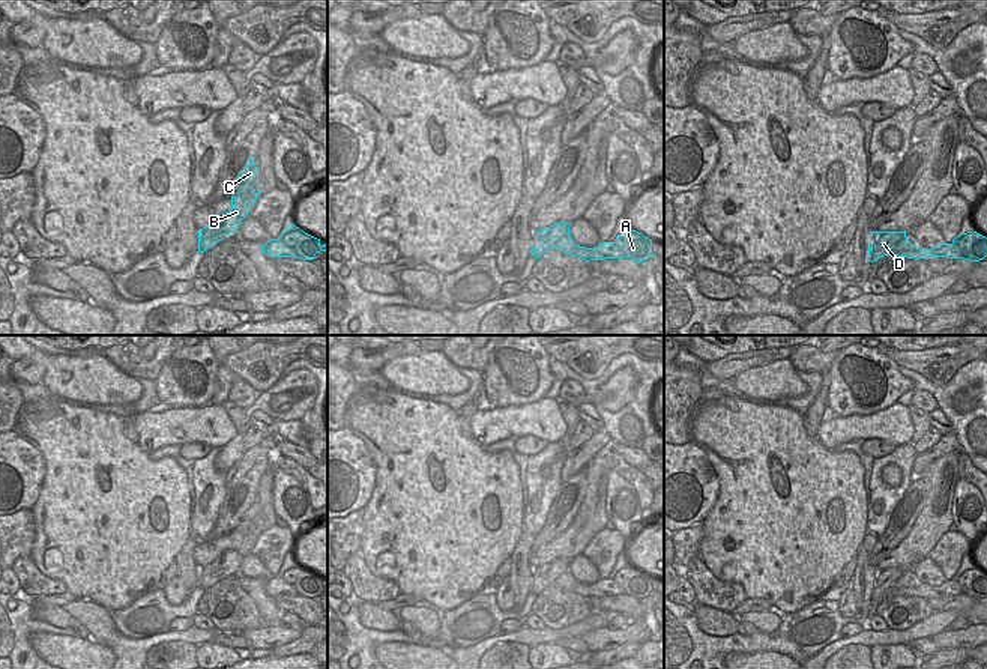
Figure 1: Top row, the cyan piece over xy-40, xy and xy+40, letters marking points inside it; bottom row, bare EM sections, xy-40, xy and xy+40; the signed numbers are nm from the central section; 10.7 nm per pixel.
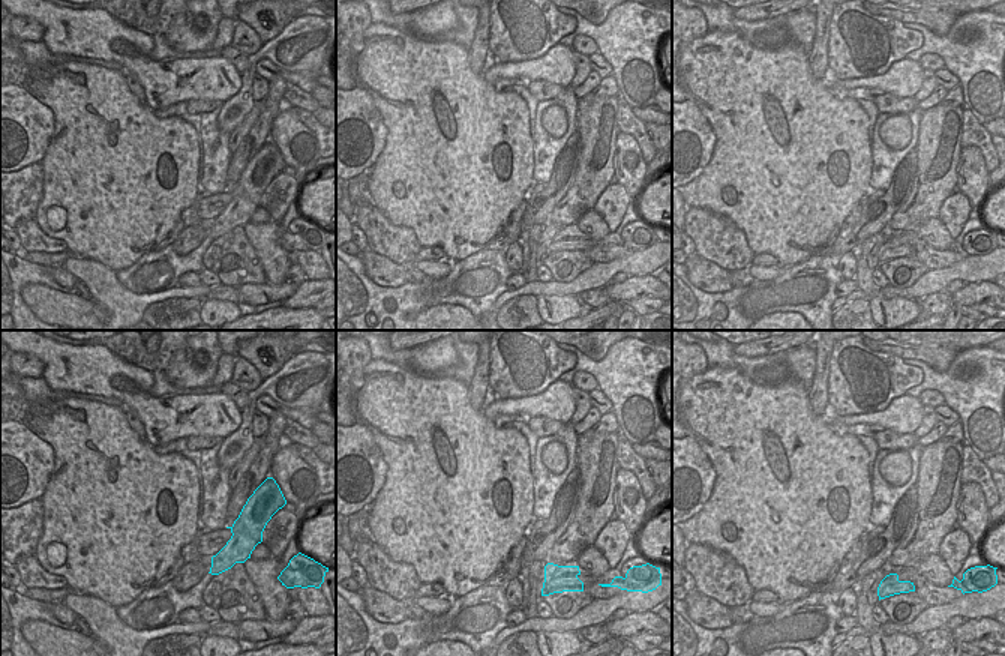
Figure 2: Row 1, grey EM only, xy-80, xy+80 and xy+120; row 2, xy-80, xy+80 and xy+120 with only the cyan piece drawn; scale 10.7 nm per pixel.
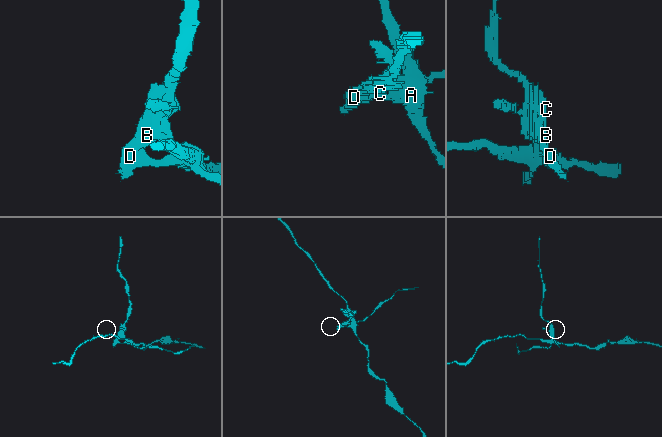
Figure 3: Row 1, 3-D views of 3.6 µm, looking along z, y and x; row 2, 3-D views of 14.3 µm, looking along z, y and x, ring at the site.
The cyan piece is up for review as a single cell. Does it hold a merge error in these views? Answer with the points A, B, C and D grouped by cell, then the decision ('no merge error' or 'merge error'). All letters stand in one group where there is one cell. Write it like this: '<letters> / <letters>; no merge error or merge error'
A / B C D; merge error

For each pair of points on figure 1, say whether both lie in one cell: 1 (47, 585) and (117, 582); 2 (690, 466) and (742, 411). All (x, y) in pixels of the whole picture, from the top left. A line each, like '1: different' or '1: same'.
1: different
2: different

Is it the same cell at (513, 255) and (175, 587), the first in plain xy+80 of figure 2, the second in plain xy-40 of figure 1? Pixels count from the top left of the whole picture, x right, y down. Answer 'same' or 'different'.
same

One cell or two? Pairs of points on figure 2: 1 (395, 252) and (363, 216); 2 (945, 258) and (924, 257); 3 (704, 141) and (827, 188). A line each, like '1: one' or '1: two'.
1: one
2: one
3: two

